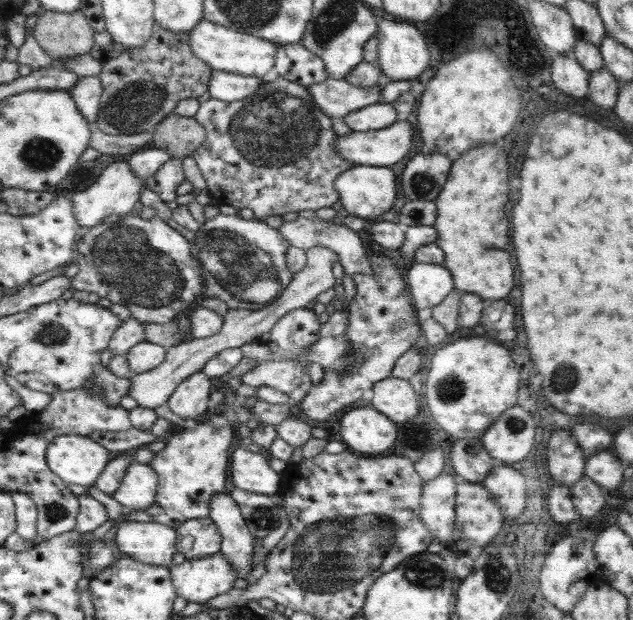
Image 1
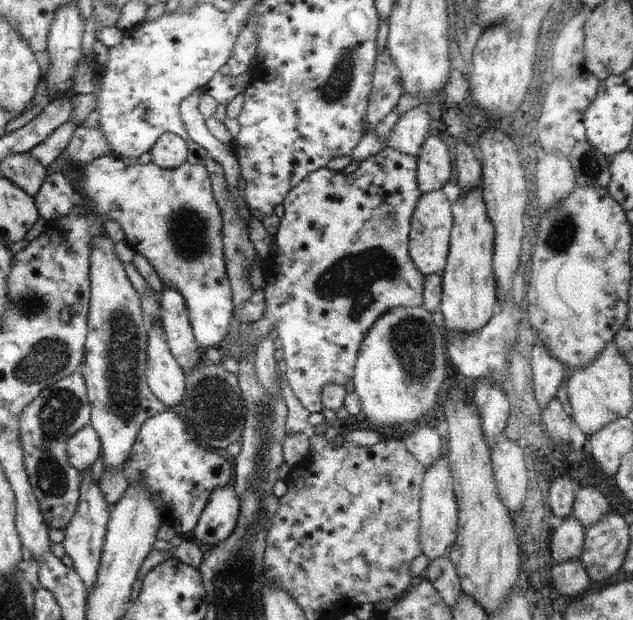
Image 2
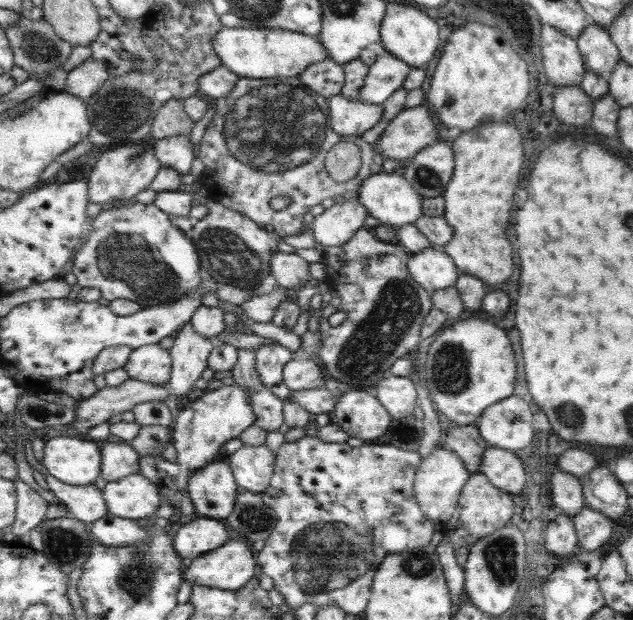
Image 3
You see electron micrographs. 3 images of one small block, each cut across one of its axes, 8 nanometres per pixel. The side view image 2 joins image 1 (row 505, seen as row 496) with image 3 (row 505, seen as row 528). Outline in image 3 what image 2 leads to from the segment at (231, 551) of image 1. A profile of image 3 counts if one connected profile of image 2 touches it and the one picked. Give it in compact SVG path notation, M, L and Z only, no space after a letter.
M218 460L196 469L187 480L187 493L197 517L220 522L232 514L238 488L229 464Z

